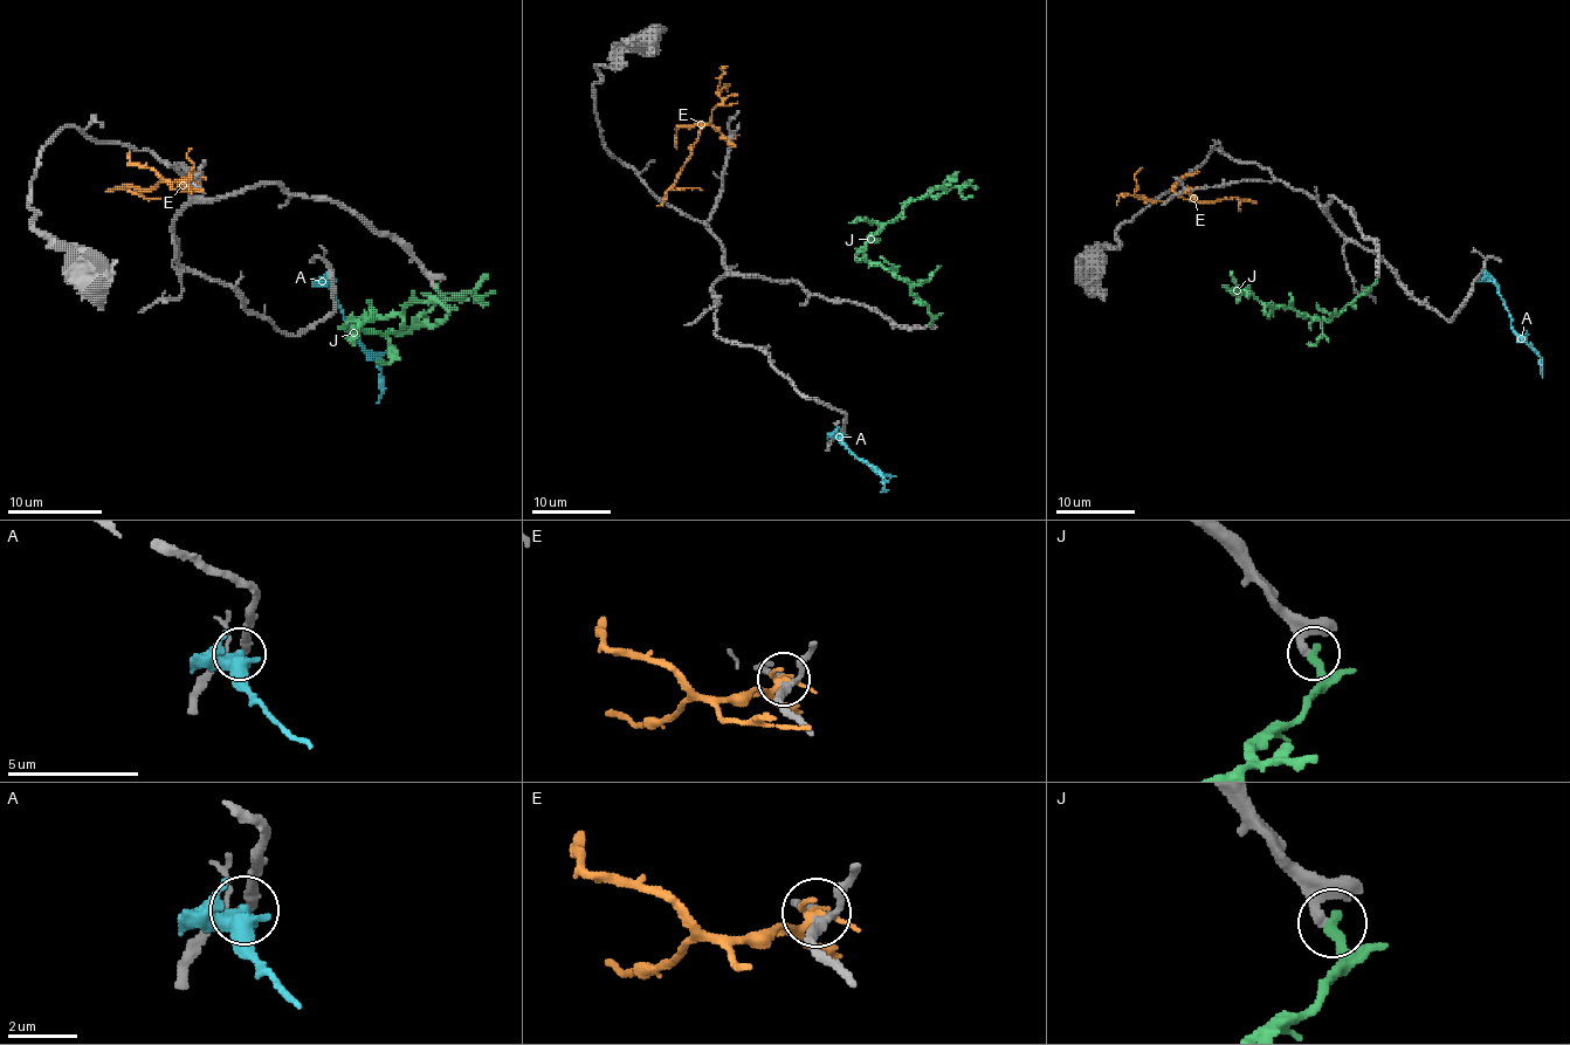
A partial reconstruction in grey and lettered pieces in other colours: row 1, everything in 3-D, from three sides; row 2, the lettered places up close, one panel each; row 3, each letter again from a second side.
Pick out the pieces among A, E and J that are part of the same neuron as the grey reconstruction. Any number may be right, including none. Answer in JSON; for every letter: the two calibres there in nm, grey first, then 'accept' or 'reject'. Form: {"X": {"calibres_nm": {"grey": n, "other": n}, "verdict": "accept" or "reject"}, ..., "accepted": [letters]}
{"A": {"calibres_nm": {"grey": 260, "other": 440}, "verdict": "reject"}, "E": {"calibres_nm": {"grey": 220, "other": 170}, "verdict": "reject"}, "J": {"calibres_nm": {"grey": 300, "other": 320}, "verdict": "reject"}, "accepted": []}

